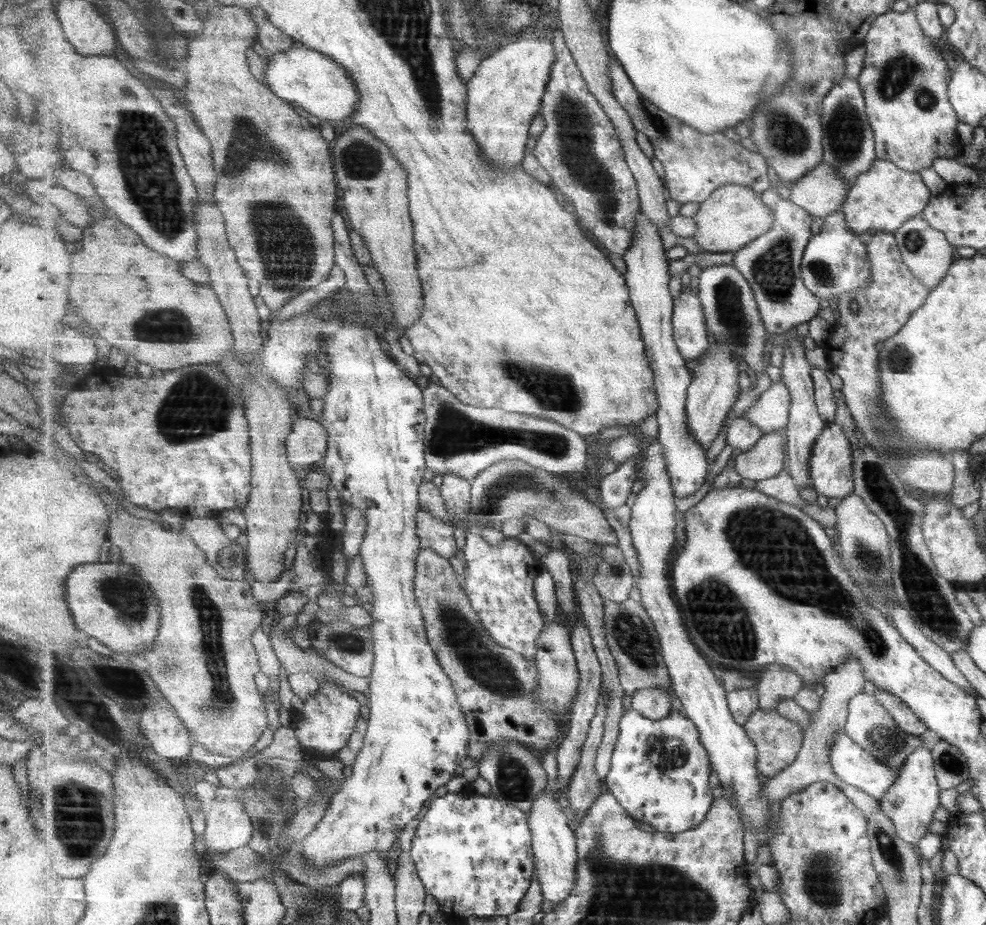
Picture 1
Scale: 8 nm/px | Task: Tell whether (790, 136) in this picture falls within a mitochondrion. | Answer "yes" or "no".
yes

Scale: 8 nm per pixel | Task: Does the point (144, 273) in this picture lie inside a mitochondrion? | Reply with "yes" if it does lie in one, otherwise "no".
no

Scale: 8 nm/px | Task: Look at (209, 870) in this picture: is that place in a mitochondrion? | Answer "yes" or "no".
no

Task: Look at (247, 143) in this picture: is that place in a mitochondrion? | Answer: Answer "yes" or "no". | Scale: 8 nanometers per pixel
yes

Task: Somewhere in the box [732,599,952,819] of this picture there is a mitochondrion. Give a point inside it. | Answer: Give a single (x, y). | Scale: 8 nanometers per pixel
(886, 741)

